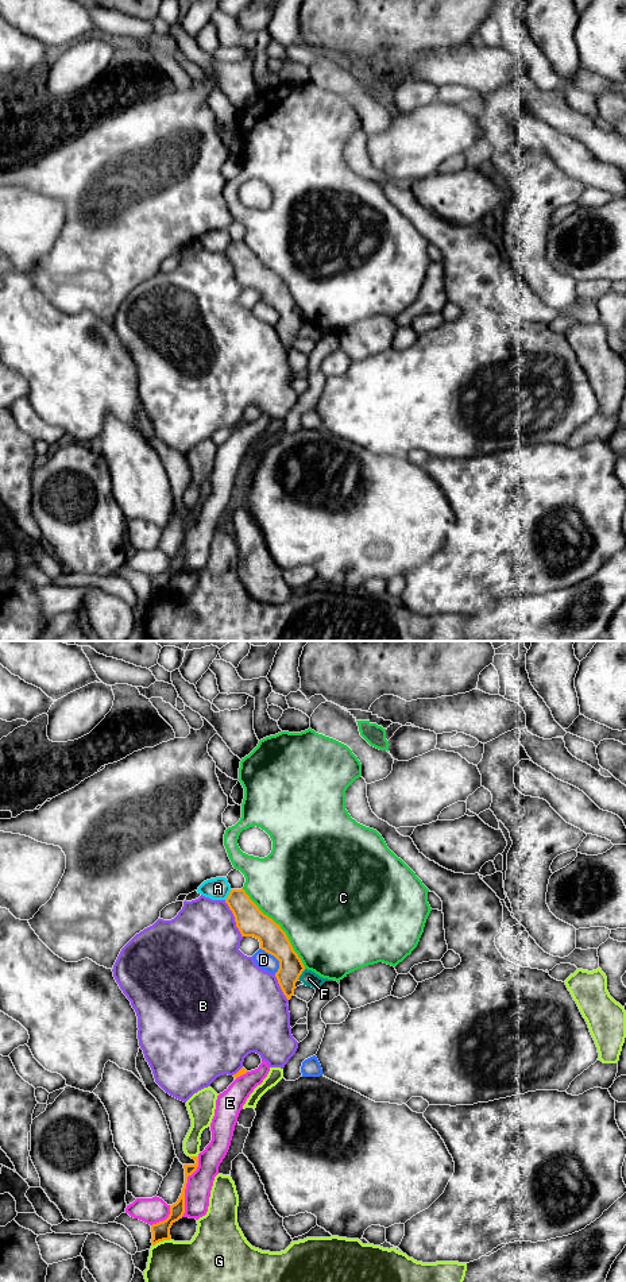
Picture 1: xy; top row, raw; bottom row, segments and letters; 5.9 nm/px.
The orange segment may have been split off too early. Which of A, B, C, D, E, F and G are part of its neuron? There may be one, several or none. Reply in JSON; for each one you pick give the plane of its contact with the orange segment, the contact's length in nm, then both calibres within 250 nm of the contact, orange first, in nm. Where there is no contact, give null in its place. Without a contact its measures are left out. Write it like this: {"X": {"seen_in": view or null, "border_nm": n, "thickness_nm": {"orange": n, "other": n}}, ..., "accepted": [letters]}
{"accepted": []}

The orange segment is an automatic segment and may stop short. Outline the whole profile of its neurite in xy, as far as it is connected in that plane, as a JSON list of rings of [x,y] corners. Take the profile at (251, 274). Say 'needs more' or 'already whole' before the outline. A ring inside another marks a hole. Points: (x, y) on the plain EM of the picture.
already whole; [[[243,240],[231,242],[225,255],[235,269],[241,289],[256,290],[260,294],[260,301],[279,313],[275,329],[283,347],[290,352],[305,318],[286,285],[259,262]]]

